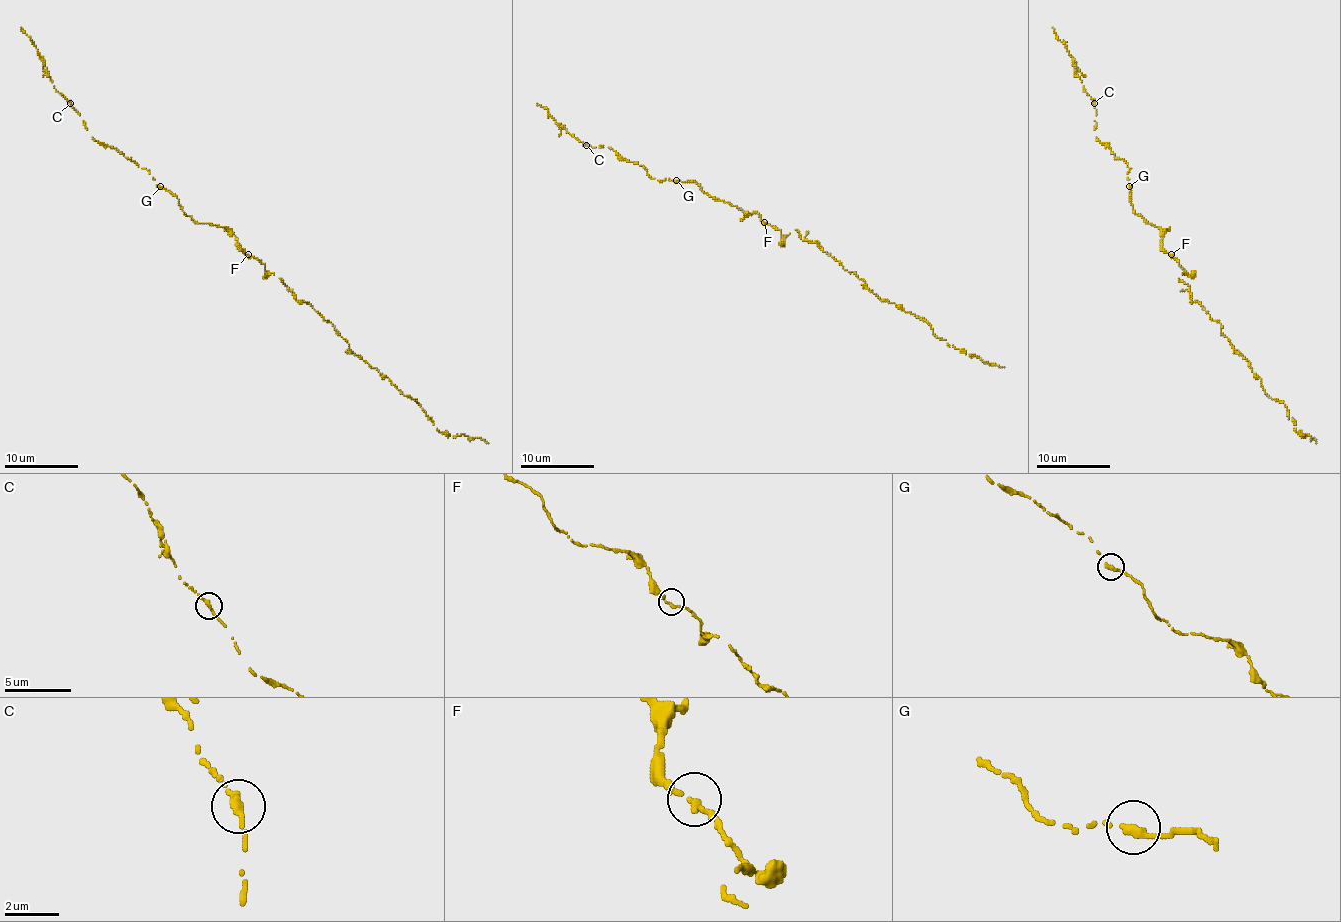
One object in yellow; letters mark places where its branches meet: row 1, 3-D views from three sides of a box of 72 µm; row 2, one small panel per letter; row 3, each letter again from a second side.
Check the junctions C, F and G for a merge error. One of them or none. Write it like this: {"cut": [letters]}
{"cut": []}

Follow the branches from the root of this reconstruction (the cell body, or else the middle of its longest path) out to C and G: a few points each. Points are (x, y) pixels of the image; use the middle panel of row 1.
C: (764, 222), (757, 213), (715, 200), (694, 182), (652, 178), (641, 165), (623, 160), (608, 147), (586, 145)
G: (764, 222), (757, 213), (748, 213), (727, 202), (715, 200), (694, 182), (676, 180)

